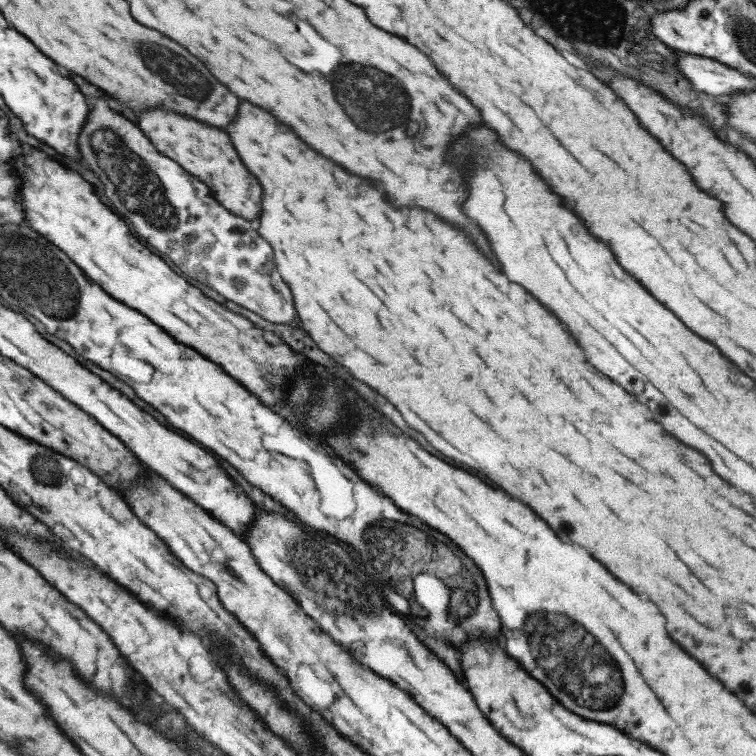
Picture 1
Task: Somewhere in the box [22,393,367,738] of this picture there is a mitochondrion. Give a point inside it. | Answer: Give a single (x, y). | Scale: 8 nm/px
(47, 472)

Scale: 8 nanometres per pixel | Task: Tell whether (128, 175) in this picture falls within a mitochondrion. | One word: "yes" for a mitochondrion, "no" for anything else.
yes

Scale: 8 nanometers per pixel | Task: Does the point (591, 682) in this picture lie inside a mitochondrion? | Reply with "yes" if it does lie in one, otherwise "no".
yes

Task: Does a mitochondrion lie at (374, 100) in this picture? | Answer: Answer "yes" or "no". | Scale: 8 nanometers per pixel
yes

